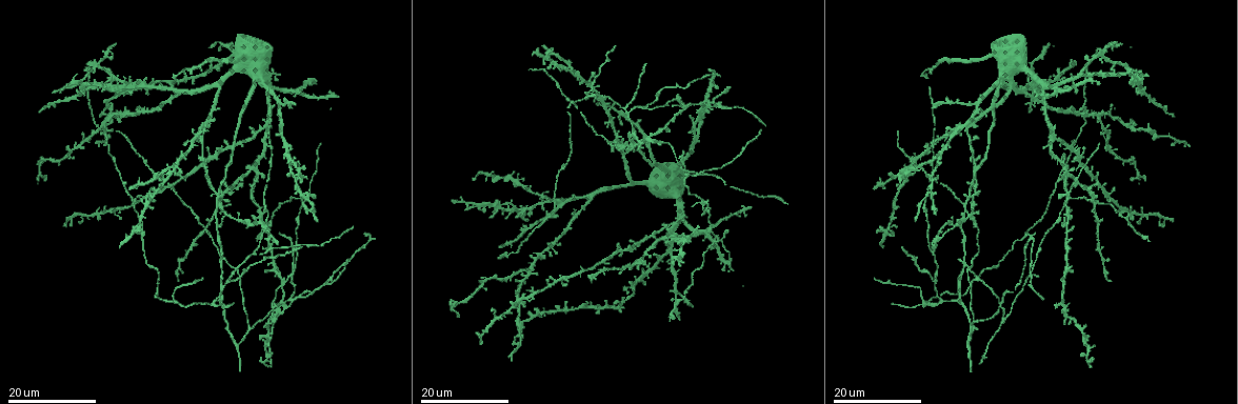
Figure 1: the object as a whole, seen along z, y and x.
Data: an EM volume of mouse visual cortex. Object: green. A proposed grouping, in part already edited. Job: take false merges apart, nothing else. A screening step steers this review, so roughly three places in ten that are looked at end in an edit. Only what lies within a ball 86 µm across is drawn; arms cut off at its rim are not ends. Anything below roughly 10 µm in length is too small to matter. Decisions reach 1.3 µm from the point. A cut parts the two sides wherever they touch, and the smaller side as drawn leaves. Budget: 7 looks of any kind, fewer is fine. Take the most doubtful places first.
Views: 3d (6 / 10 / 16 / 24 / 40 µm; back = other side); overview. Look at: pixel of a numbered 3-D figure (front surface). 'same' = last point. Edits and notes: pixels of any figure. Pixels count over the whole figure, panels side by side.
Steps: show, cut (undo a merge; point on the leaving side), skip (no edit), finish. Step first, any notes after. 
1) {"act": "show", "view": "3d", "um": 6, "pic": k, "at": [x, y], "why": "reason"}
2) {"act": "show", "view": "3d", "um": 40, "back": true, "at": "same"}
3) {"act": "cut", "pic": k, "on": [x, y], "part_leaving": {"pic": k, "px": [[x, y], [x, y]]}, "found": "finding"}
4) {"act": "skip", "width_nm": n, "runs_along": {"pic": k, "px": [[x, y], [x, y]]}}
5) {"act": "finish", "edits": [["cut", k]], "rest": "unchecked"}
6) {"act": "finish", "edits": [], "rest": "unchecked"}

{"act": "show", "view": "3d", "um": 16, "pic": 1, "at": [717, 241], "why": "four arms meet"}

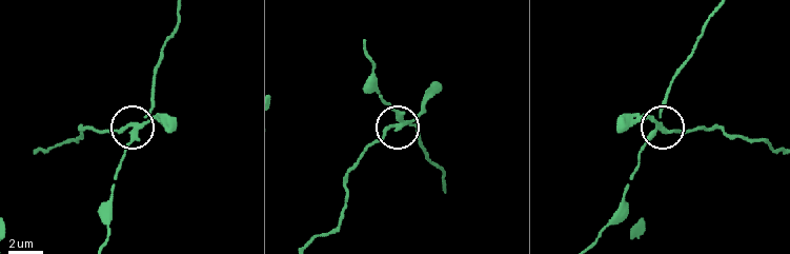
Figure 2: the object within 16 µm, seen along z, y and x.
{"act": "show", "view": "3d", "um": 10, "pic": 2, "at": [398, 124]}

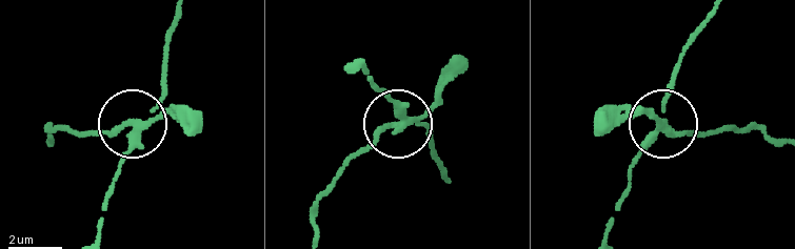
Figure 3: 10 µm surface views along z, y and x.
{"act": "cut", "pic": 3, "on": [171, 111], "width_nm": 240, "part_leaving": {"pic": 3, "px": [[136, 127], [83, 133], [50, 127], [50, 141]]}, "found": "two neurons meet here"}

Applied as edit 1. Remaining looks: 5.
{"act": "show", "view": "overview", "why": "redraw"}

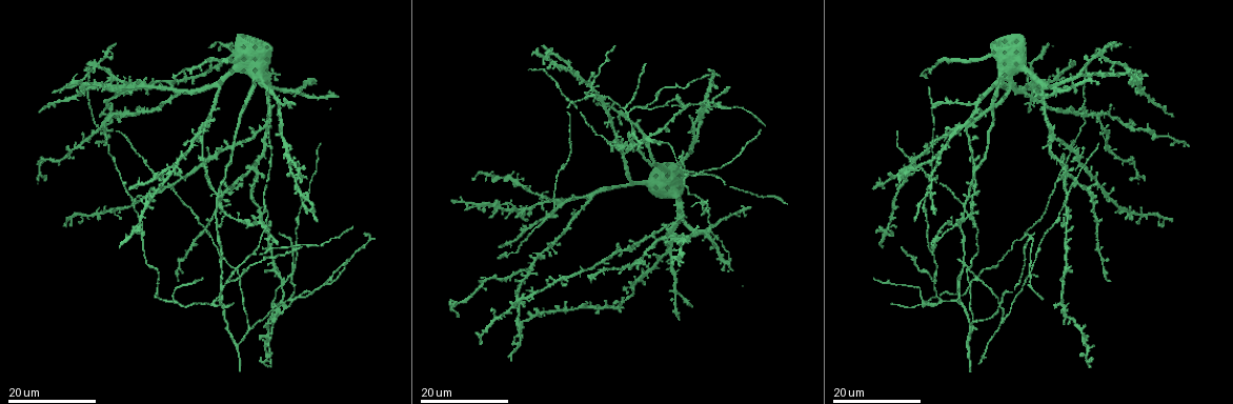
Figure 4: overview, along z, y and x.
{"act": "show", "view": "3d", "um": 24, "pic": 4, "at": [1001, 301], "why": "four or more arms meet"}

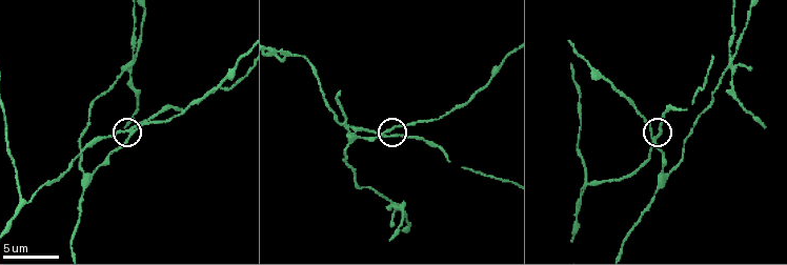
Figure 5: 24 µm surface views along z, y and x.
{"act": "show", "view": "3d", "um": 10, "pic": 5, "at": [661, 130], "why": "zoom in"}

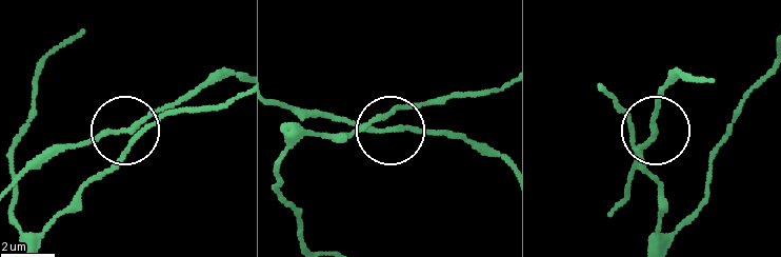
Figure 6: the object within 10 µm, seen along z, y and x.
{"act": "skip", "runs_along": {"pic": 6, "px": [[280, 101], [375, 133], [461, 133]]}, "found": "all the same neuron"}

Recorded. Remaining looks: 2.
{"act": "show", "view": "3d", "um": 16, "pic": 4, "at": [230, 281], "why": "three arms meet"}

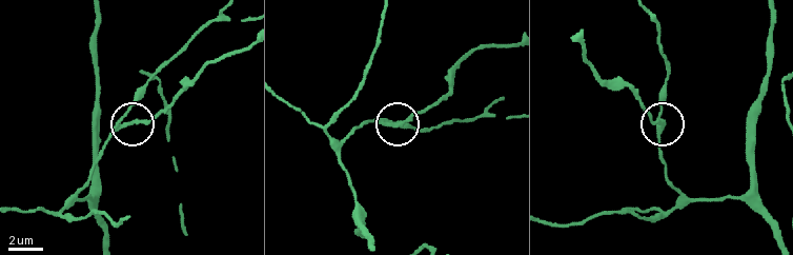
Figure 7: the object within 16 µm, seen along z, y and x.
{"act": "show", "view": "3d", "um": 10, "pic": 7, "at": [664, 122]}

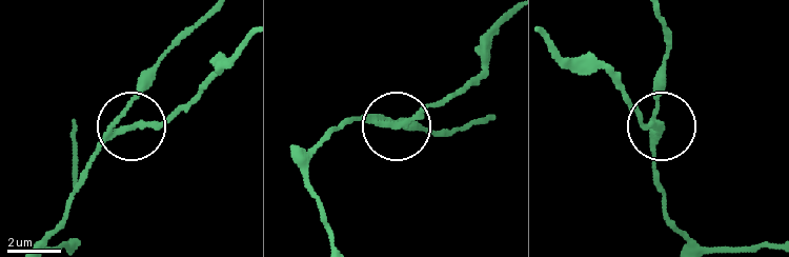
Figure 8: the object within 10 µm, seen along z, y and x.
{"act": "cut", "pic": 8, "on": [141, 122], "width_nm": 190, "part_leaving": {"pic": 8, "px": [[107, 141], [166, 121], [241, 46]]}, "found": "a second neuron is stuck on"}

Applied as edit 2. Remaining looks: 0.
{"act": "finish", "edits": [["cut", 3], ["cut", 8]], "rest": "unchecked"}

